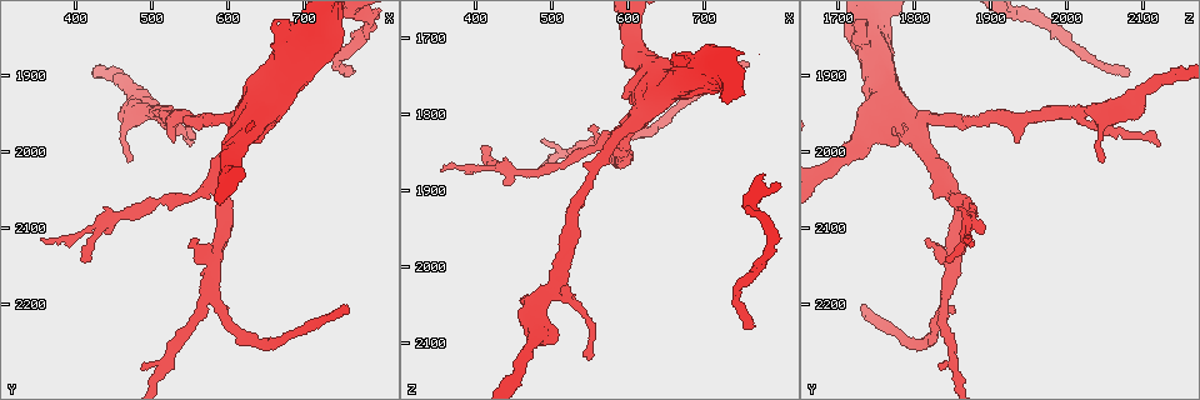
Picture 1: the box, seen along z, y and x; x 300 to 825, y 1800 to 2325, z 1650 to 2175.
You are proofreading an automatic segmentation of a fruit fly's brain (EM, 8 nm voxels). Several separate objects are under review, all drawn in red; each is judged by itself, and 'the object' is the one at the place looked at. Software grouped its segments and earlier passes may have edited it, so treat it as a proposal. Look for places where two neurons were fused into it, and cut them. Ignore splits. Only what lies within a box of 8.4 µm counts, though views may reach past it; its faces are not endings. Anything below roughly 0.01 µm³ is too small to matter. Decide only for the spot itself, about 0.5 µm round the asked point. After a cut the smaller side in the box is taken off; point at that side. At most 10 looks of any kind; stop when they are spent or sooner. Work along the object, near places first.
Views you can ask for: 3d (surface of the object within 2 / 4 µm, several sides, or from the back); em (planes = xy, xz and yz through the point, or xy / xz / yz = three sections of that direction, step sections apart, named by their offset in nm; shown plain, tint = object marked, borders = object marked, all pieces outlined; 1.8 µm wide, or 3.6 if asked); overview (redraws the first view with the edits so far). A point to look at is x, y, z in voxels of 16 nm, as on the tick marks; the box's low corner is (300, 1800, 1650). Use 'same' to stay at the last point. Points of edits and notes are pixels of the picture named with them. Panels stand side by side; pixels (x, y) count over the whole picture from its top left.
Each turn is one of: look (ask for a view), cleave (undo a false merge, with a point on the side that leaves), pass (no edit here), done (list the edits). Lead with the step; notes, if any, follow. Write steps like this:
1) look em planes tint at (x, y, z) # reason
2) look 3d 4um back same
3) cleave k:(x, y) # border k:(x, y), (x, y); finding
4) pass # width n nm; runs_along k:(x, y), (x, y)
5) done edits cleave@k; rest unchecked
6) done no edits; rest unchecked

look 3d 2um at (495, 1945, 2030) # thick turns thin

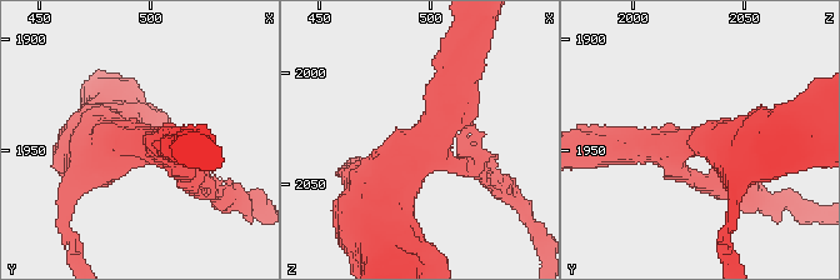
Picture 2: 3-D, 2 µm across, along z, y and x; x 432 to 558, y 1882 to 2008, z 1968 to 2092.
look em yz step 8 tint at (499, 1945, 2030) # arms 4

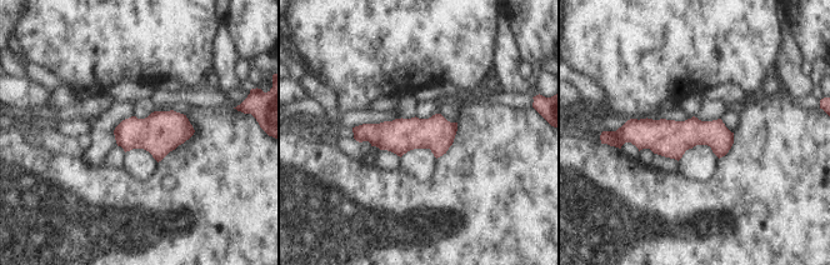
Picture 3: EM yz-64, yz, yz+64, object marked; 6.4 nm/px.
look em planes tint same

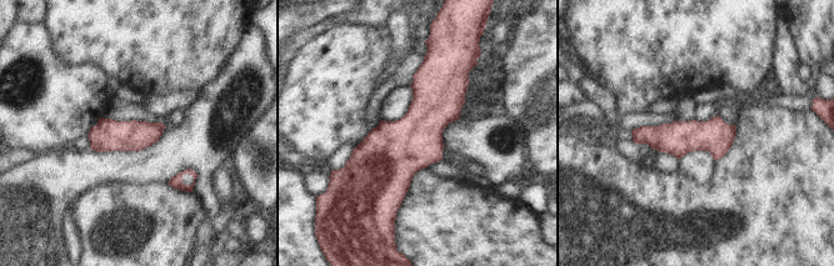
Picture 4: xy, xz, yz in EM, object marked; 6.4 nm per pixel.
pass # runs_along 4:(733, 128), (718, 136), (635, 137); continuous, no second neuron

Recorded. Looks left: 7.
look 3d 4um at (585, 2035, 1830)

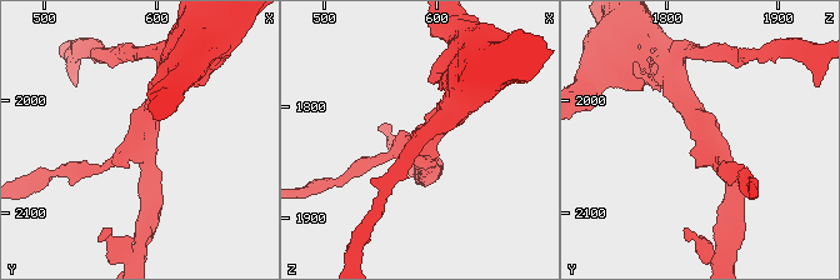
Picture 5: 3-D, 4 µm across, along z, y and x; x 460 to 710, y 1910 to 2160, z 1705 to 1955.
look em xz step 8 borders at (584, 2034, 1834) # arms 3; need the tissue

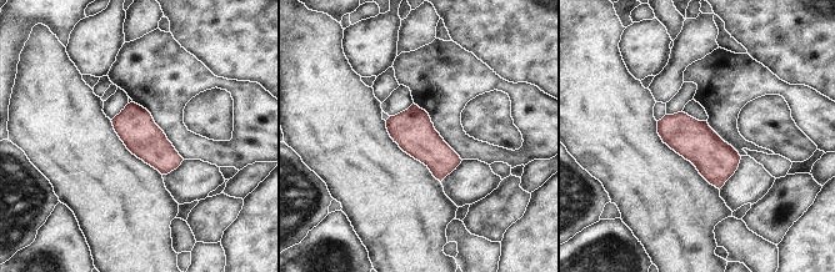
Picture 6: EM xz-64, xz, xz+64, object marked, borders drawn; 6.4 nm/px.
pass # all the same neuron

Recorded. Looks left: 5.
look em planes tint at (430, 2095, 1870) # a fork

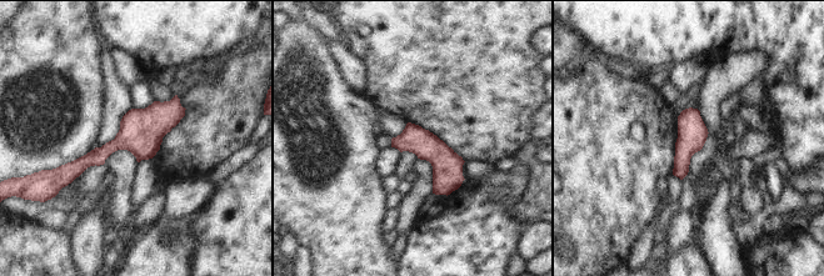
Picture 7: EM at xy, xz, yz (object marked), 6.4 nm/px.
pass # width 180 nm; continuous, no second neuron

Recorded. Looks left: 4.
look 3d 4um at (580, 2185, 1840) # three arms meet

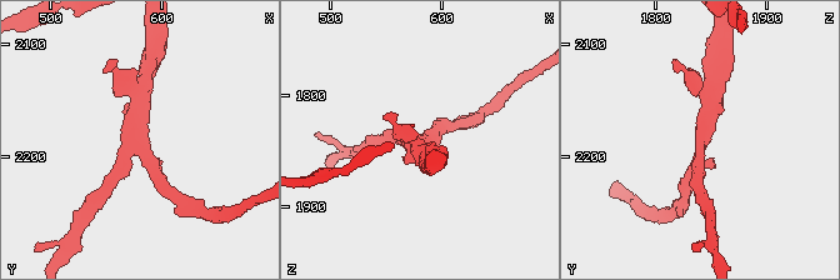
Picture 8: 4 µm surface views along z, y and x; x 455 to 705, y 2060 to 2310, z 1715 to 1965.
look em xy step 8 tint at (576, 2188, 1840)

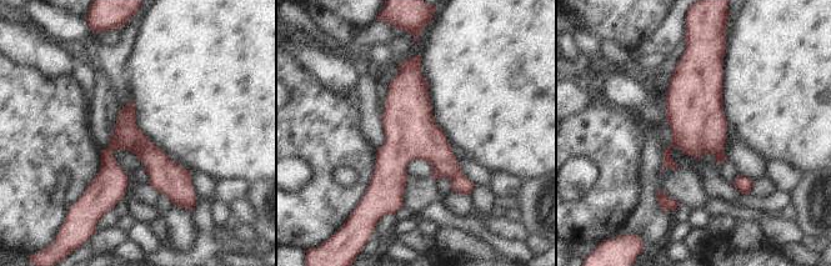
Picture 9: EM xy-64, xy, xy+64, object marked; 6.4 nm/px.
look em yz step 8 borders same

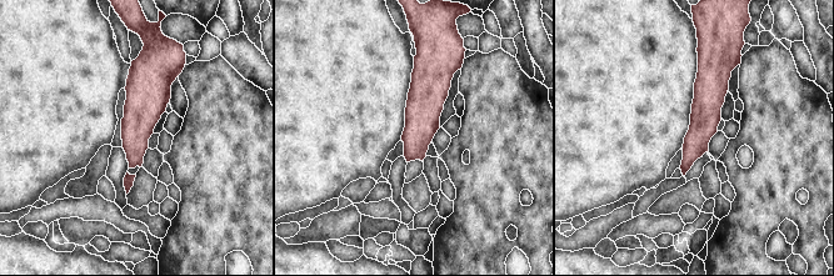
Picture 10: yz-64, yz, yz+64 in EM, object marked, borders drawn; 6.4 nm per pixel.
pass # arms 3; runs_along 10:(704, 63), (704, 125), (684, 169); continuous, no second neuron

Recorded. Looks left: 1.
done no edits; rest unchecked

